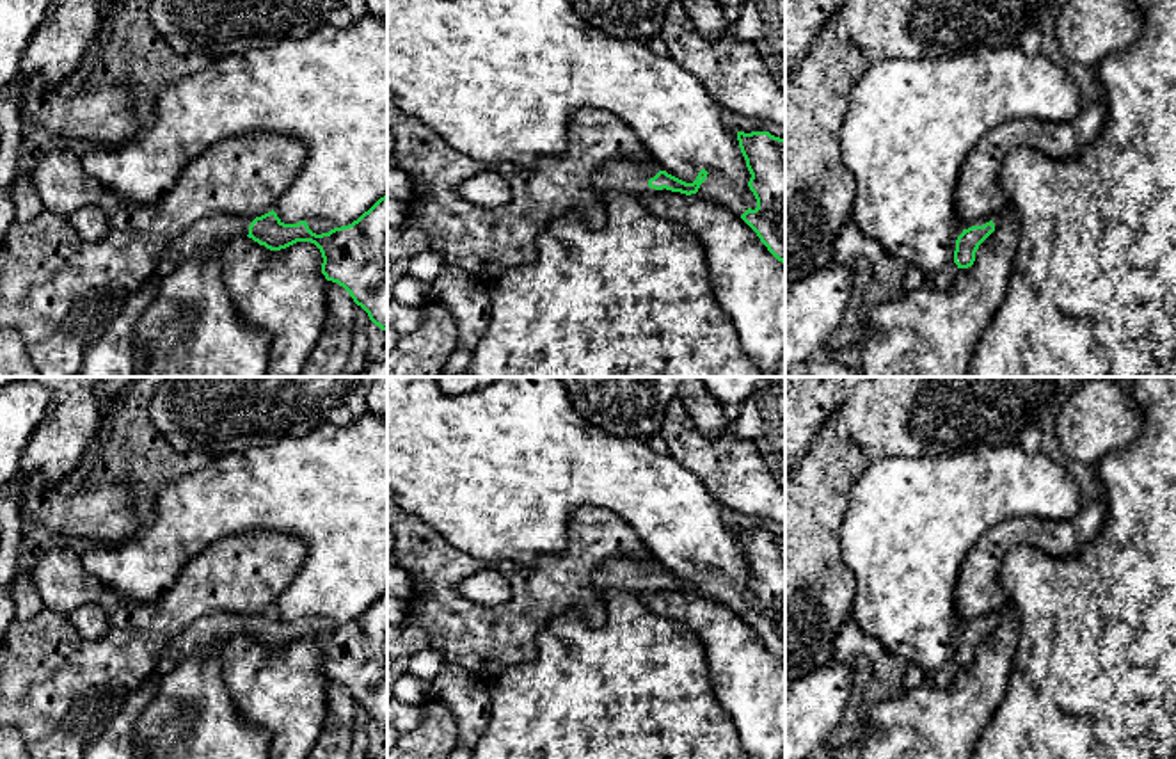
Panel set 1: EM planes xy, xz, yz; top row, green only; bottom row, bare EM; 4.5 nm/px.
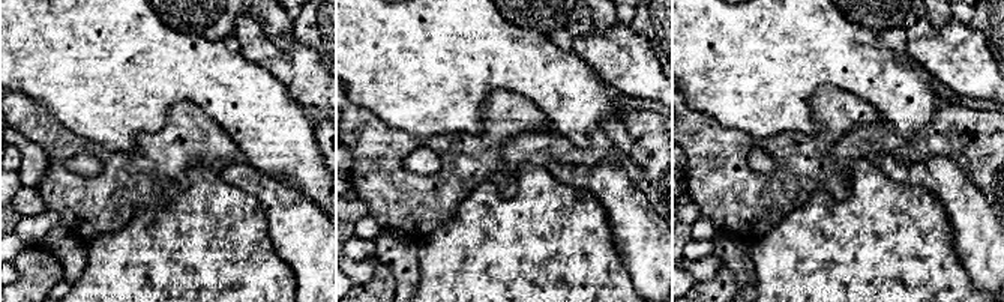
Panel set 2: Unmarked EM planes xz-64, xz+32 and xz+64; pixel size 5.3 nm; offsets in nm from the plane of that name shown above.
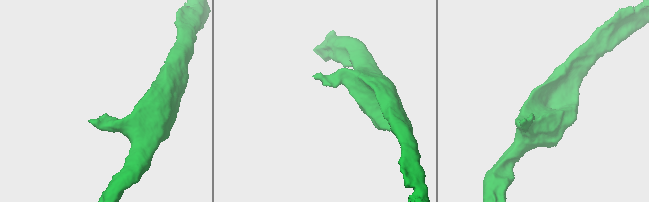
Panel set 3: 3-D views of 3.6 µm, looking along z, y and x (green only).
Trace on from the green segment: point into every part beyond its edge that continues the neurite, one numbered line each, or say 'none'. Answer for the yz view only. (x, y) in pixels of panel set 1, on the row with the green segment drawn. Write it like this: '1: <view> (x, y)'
1: yz (995, 217)

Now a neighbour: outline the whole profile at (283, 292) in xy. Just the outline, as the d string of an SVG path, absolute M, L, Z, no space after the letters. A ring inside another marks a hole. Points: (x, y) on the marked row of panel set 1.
M238 236L220 247L219 260L240 320L272 336L265 377L300 377L327 313L320 249L297 242L270 251Z

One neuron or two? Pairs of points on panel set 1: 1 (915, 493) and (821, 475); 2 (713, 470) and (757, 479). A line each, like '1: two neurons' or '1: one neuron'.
1: two neurons
2: one neuron

